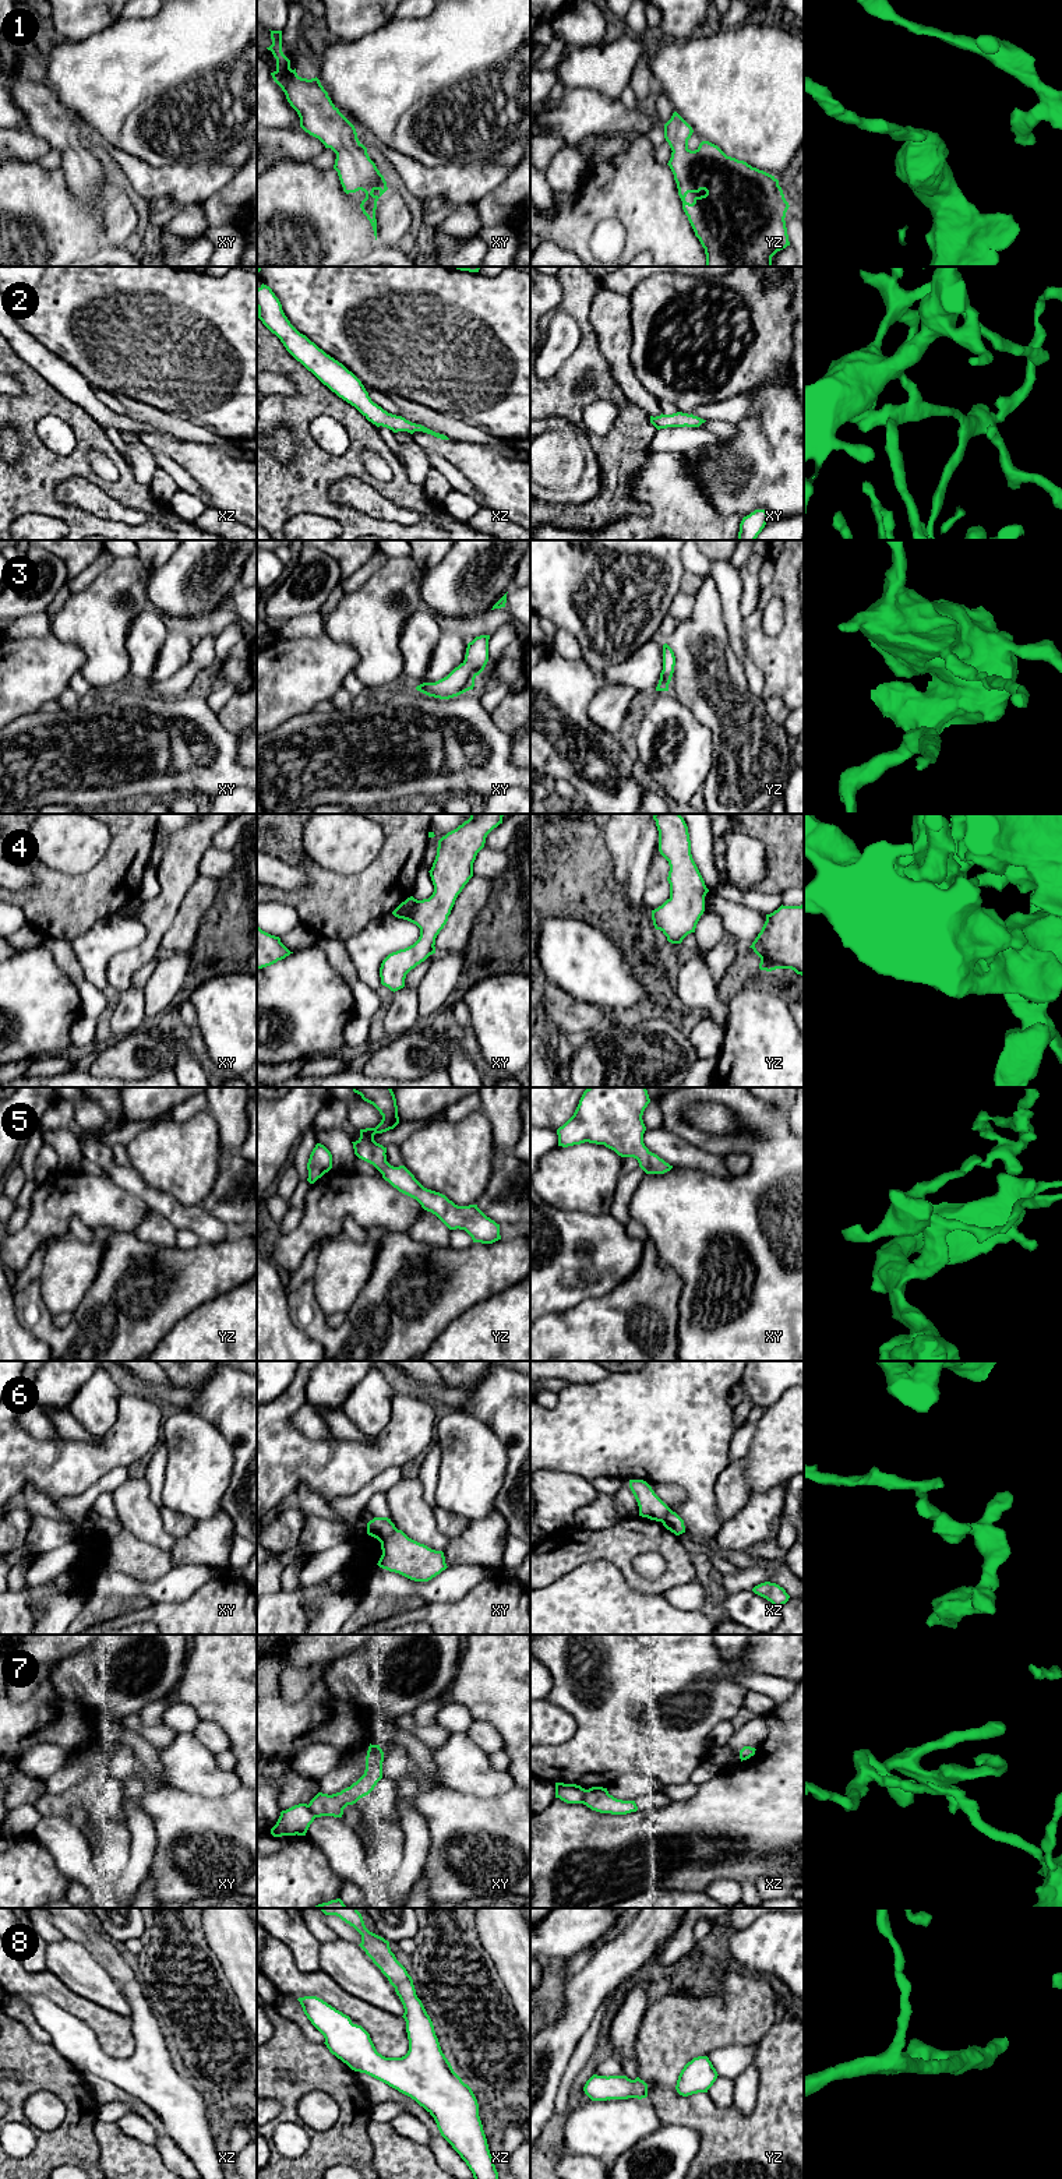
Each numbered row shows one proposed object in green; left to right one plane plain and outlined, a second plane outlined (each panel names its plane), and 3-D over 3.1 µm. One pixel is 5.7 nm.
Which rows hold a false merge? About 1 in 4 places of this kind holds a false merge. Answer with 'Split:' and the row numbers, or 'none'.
Split: 6, 7

